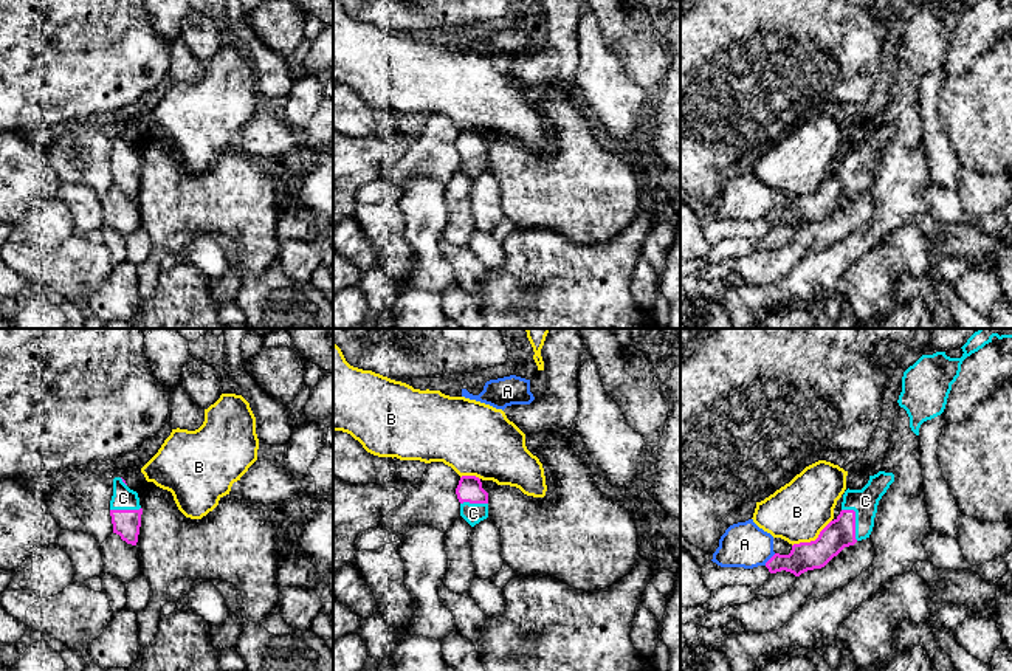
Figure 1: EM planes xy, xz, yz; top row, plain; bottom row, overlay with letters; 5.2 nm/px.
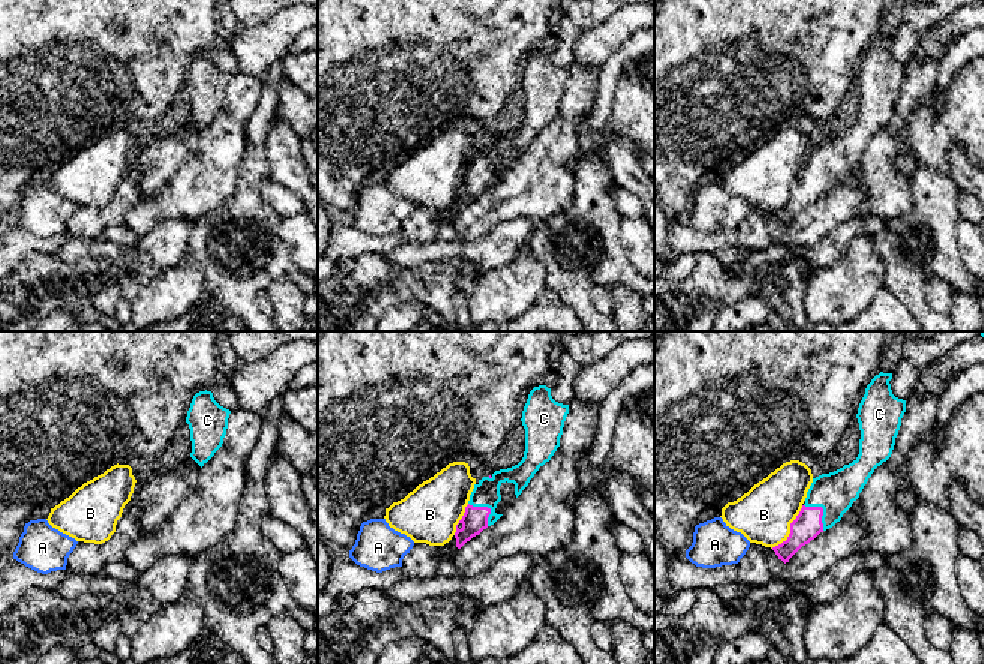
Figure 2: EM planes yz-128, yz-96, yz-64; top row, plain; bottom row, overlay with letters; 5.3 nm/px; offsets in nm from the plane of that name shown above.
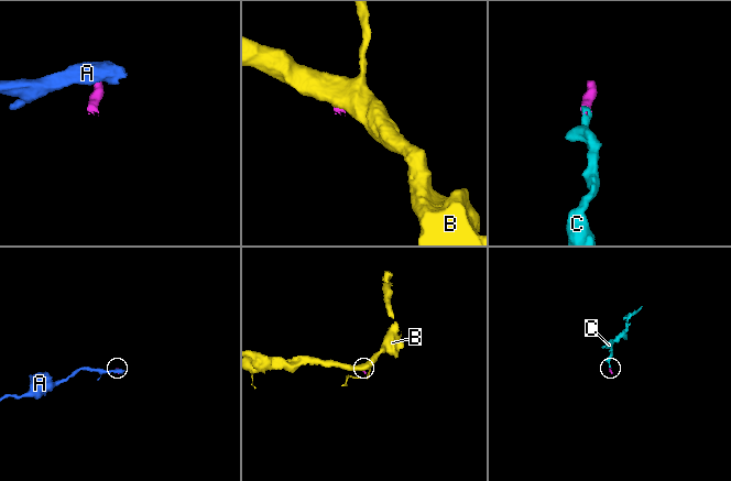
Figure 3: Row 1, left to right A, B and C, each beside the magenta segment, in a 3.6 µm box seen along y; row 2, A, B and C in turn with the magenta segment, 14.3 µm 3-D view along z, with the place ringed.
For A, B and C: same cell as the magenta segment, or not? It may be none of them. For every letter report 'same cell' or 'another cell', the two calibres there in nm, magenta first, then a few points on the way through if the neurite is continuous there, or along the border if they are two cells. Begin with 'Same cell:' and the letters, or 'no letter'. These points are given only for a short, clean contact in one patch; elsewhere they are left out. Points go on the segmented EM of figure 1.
Same cell: C
A: another cell | 150/240 nm | along yz (775, 554), (764, 564)
B: another cell | 160/300 nm | along yz (831, 519), (814, 540), (800, 541), (792, 546)
C: same cell | 160/140 nm | across yz (839, 533), (854, 519), (865, 501)

